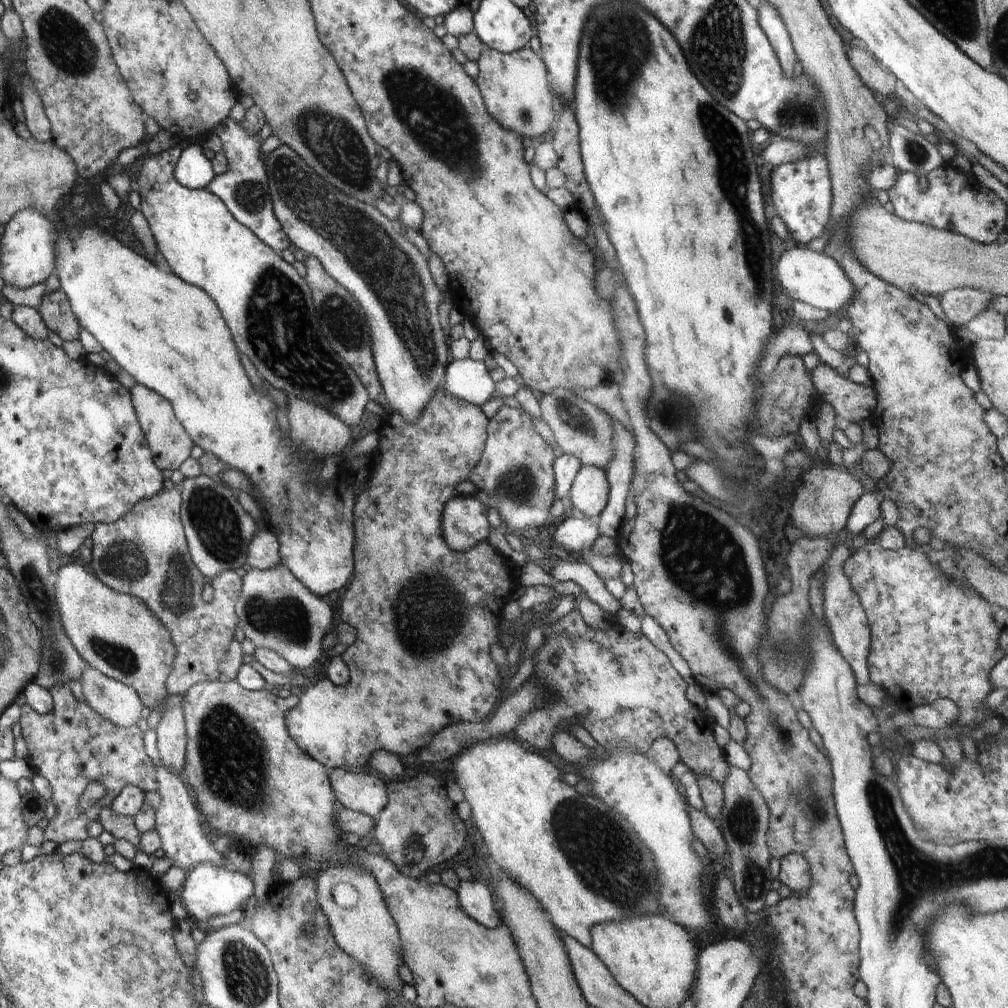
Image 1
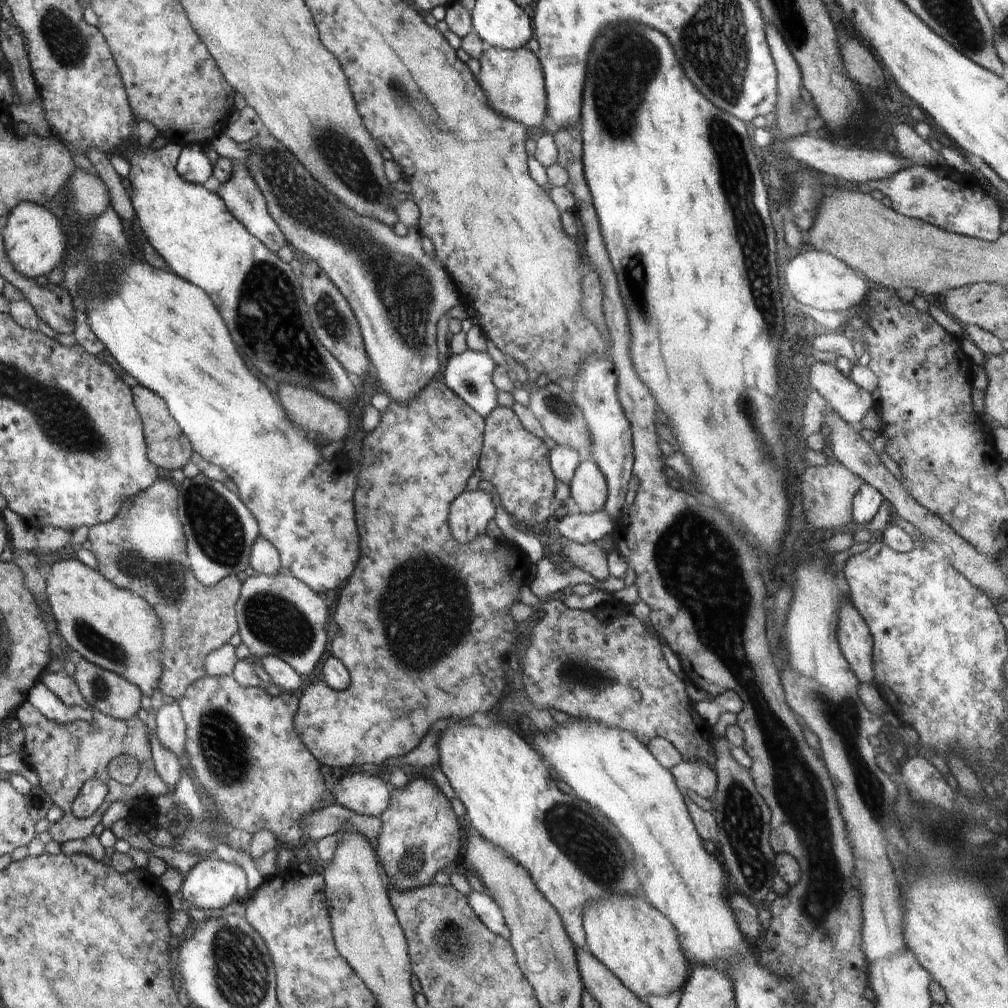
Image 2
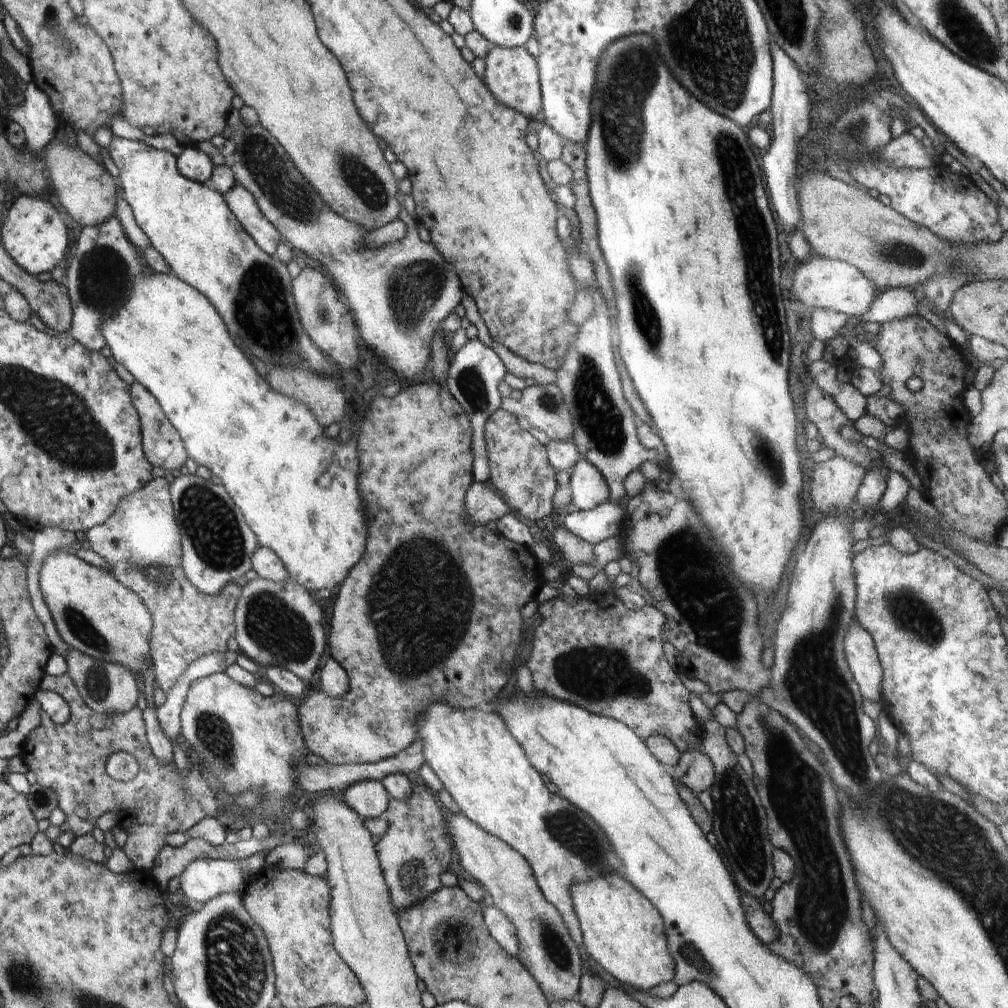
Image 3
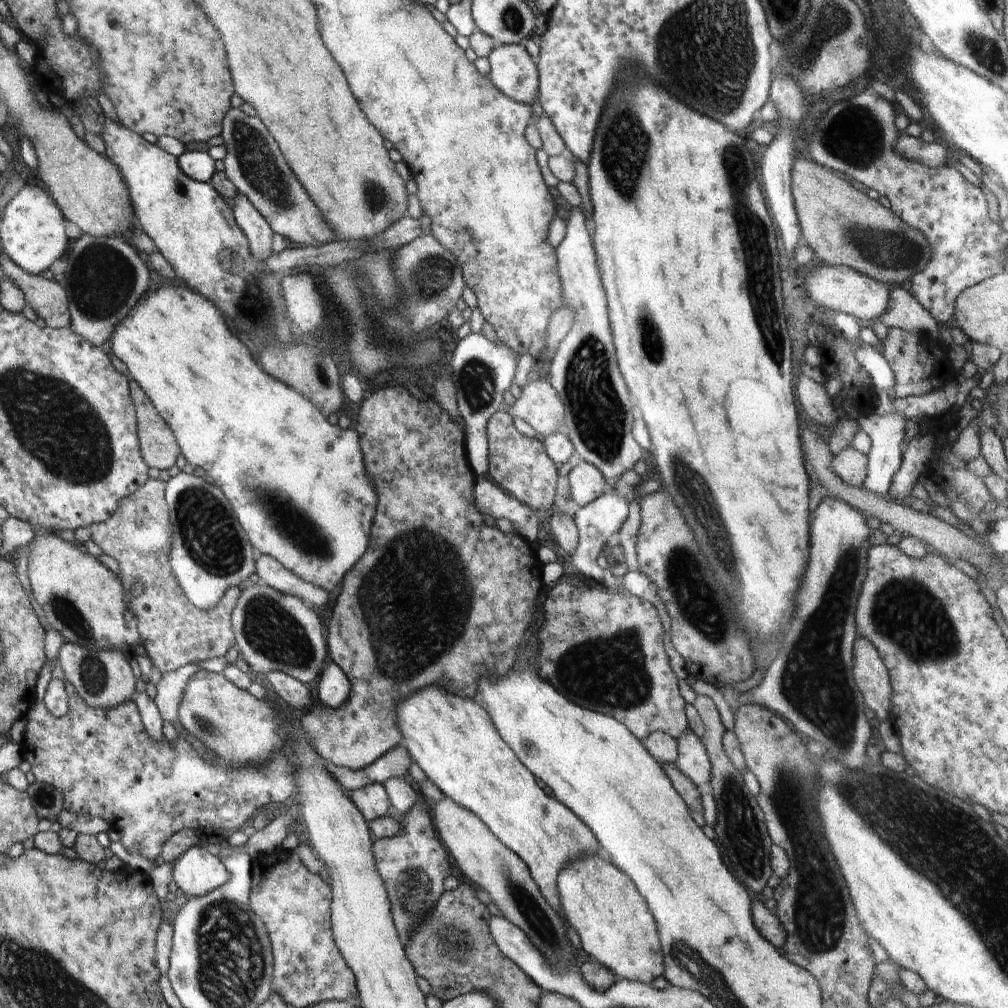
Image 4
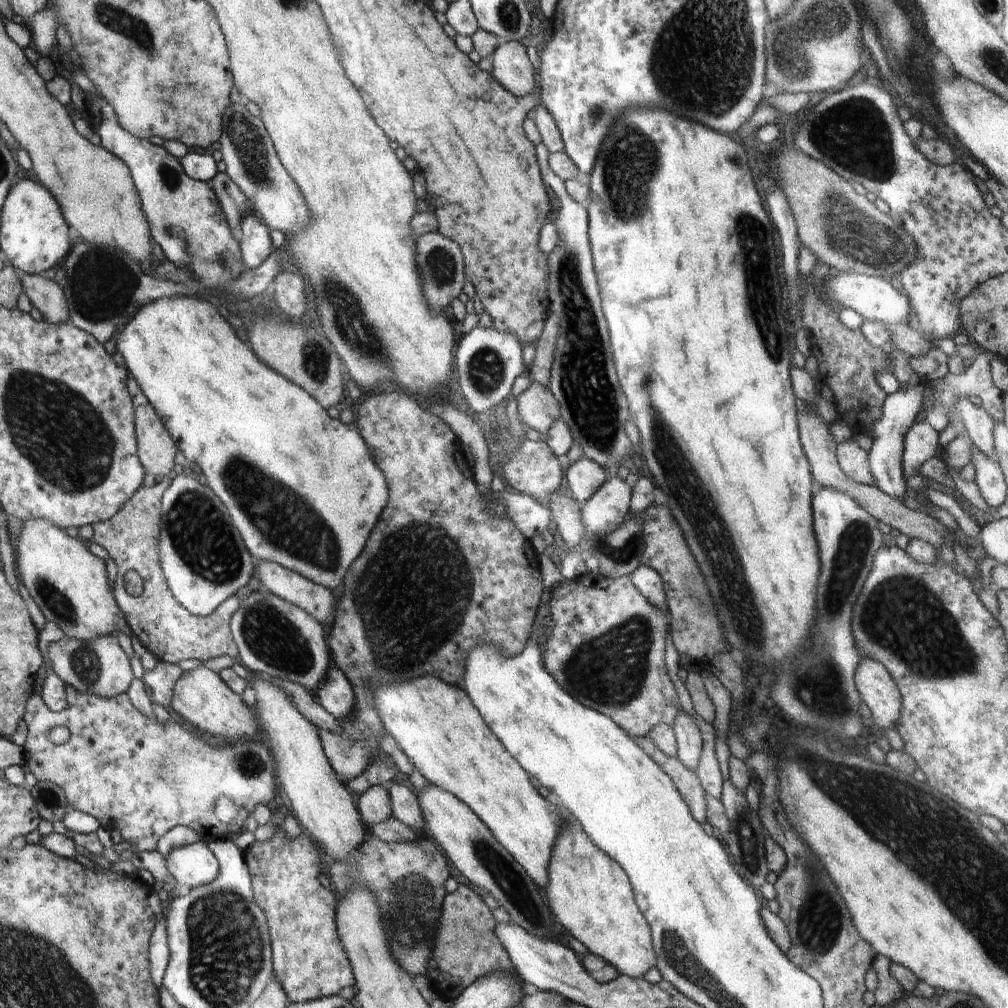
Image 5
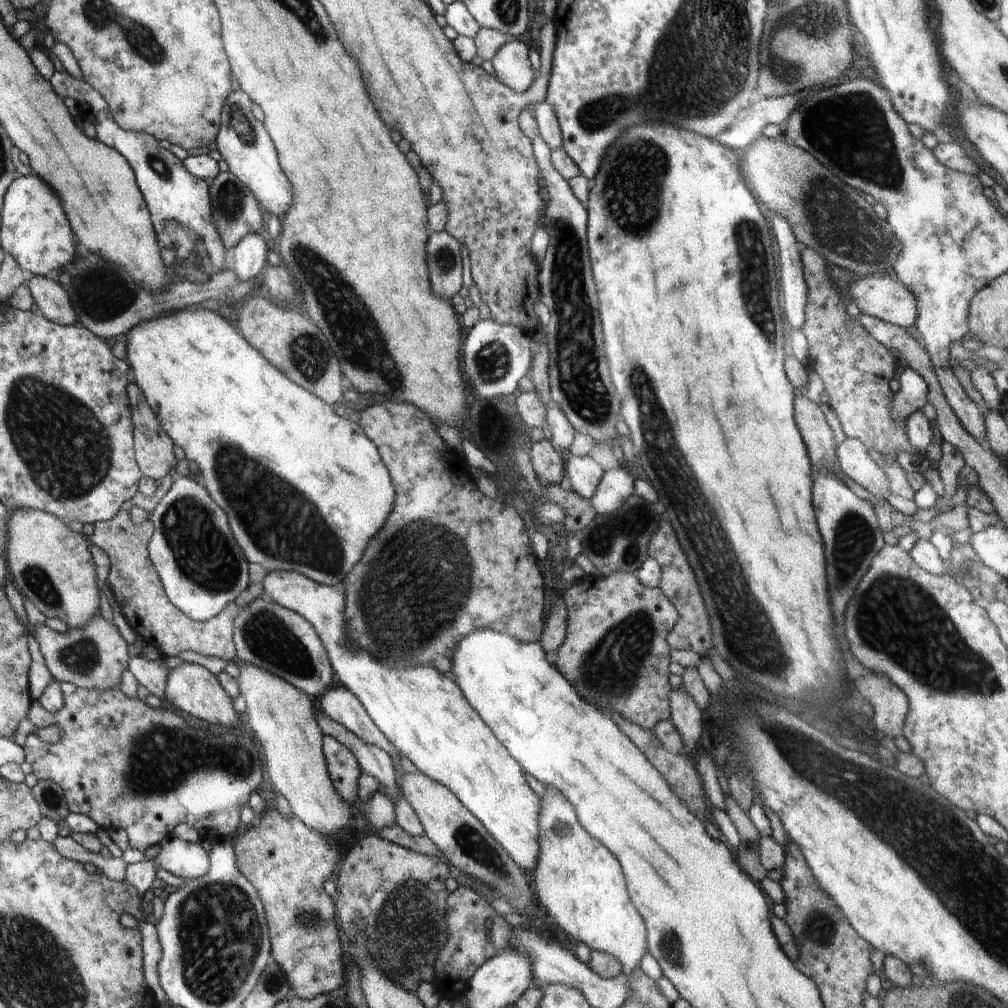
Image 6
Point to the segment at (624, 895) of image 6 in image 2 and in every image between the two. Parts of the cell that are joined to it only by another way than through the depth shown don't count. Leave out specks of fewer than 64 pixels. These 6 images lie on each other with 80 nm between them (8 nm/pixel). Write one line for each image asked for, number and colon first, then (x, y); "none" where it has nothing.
2: (636, 943)
3: (622, 931)
4: (617, 930)
5: (590, 894)

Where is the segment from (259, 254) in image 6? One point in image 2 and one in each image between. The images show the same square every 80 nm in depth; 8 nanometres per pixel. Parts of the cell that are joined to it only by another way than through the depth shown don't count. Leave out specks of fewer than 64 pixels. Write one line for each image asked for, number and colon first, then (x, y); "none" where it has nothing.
2: (241, 194)
3: (241, 202)
4: (259, 233)
5: (255, 244)

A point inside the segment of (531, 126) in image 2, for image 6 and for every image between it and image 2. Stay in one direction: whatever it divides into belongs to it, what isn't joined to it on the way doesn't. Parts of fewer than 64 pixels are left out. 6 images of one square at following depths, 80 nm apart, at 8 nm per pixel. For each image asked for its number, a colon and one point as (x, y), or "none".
3: (512, 75)
4: (512, 71)
5: (512, 69)
6: (512, 67)

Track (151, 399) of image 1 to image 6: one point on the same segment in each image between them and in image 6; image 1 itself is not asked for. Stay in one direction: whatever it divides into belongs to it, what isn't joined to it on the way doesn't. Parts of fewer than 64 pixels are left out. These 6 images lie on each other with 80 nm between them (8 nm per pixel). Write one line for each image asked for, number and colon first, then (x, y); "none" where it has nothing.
2: (167, 447)
3: (161, 442)
4: (159, 447)
5: (157, 449)
6: (154, 448)

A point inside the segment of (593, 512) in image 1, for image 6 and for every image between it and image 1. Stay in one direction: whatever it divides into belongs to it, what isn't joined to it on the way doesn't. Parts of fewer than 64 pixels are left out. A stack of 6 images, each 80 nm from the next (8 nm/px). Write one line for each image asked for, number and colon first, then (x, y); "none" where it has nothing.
2: (588, 487)
3: (589, 489)
4: (587, 483)
5: (584, 477)
6: (584, 473)

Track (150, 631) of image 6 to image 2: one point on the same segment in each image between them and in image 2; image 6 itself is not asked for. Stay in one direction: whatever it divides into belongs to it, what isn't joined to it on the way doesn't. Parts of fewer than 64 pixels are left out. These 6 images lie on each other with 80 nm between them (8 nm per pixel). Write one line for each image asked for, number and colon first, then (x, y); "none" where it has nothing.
2: (143, 550)
3: (141, 542)
4: (139, 535)
5: (166, 629)

